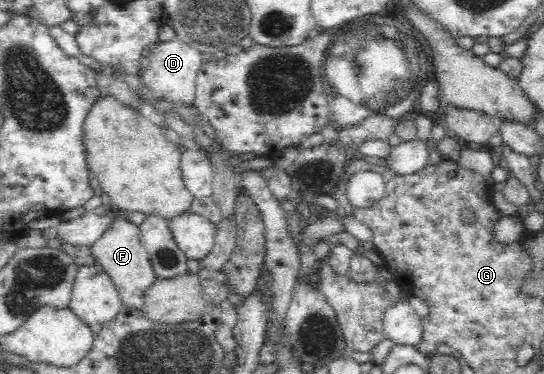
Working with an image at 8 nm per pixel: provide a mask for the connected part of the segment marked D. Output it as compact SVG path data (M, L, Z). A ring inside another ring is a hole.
M178 37L172 41L157 41L156 44L157 47L151 50L148 68L141 77L143 84L151 91L152 98L162 95L171 99L176 105L194 103L195 81L202 66L202 52Z

